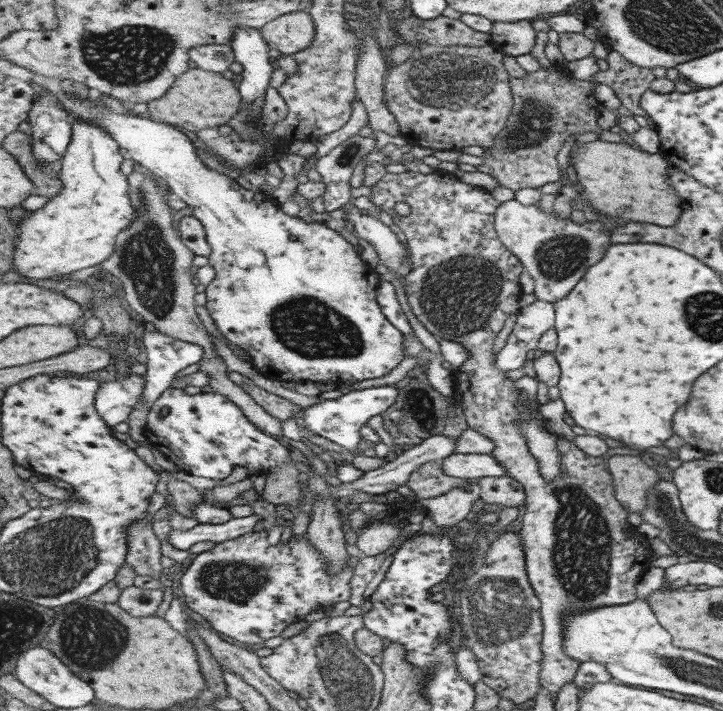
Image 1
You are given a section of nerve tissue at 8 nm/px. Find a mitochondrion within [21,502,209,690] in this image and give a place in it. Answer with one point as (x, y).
(91, 638)

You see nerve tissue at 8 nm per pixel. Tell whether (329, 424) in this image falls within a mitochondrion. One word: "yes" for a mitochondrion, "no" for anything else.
no

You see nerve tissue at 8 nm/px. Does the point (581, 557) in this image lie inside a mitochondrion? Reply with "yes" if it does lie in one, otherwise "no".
yes

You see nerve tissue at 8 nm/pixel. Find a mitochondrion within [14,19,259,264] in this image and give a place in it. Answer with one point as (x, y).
(132, 55)

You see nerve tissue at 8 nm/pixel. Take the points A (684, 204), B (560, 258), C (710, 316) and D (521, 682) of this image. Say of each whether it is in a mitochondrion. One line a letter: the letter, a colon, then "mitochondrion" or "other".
A: other
B: mitochondrion
C: mitochondrion
D: other

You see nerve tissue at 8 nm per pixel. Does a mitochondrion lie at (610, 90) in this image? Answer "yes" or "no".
no

